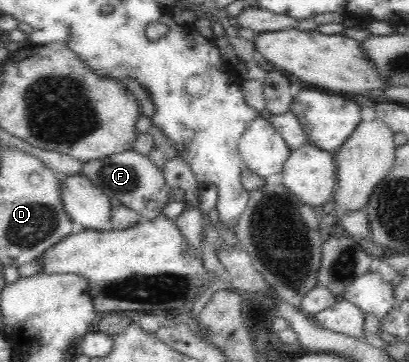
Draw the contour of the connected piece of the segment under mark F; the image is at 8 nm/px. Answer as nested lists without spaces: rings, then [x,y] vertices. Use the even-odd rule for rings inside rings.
[[[131,149],[82,162],[80,173],[110,198],[119,199],[123,205],[136,211],[141,222],[153,221],[158,216],[162,217],[164,205],[173,200],[169,198],[171,187],[165,184],[162,171],[157,169],[146,155]]]

